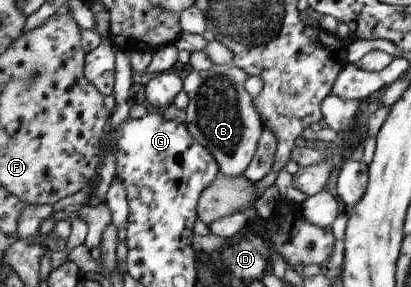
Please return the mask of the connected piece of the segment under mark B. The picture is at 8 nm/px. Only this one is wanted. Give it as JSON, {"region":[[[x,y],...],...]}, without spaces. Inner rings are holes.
{"region":[[[212,63],[207,69],[194,70],[182,81],[187,96],[185,127],[192,140],[204,147],[215,160],[218,174],[237,177],[253,157],[263,124],[251,96],[246,92],[248,74],[236,65]]]}

